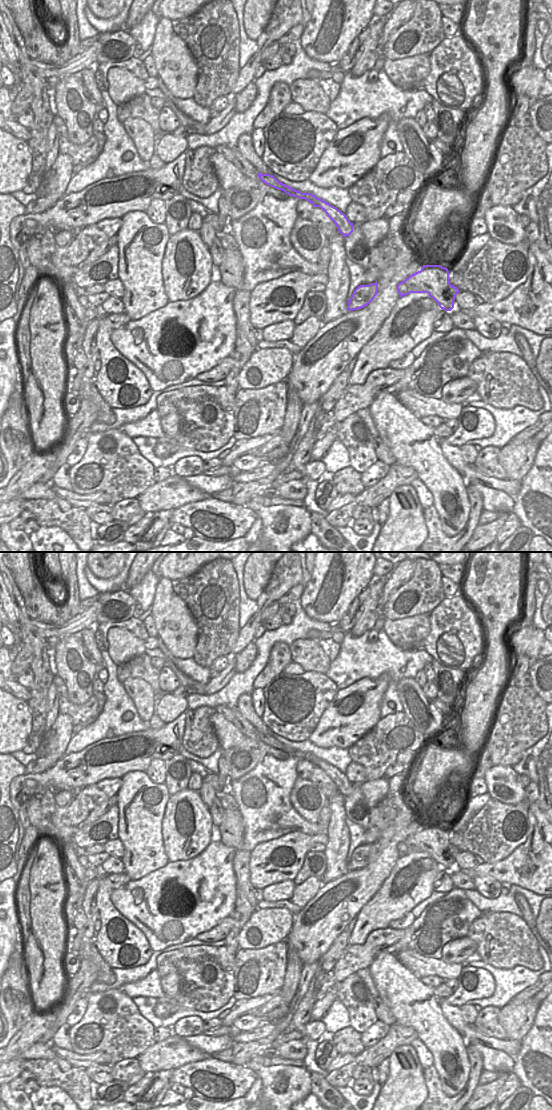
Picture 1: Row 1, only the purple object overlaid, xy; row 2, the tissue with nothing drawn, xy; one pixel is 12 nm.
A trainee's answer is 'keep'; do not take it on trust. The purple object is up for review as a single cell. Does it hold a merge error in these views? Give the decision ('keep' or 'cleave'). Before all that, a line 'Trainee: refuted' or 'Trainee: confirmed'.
Trainee: refuted
cleave

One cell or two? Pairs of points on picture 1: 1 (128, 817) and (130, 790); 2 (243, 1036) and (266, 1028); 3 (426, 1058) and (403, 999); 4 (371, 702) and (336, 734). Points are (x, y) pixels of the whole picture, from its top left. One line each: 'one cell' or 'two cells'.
1: one cell
2: one cell
3: two cells
4: one cell

